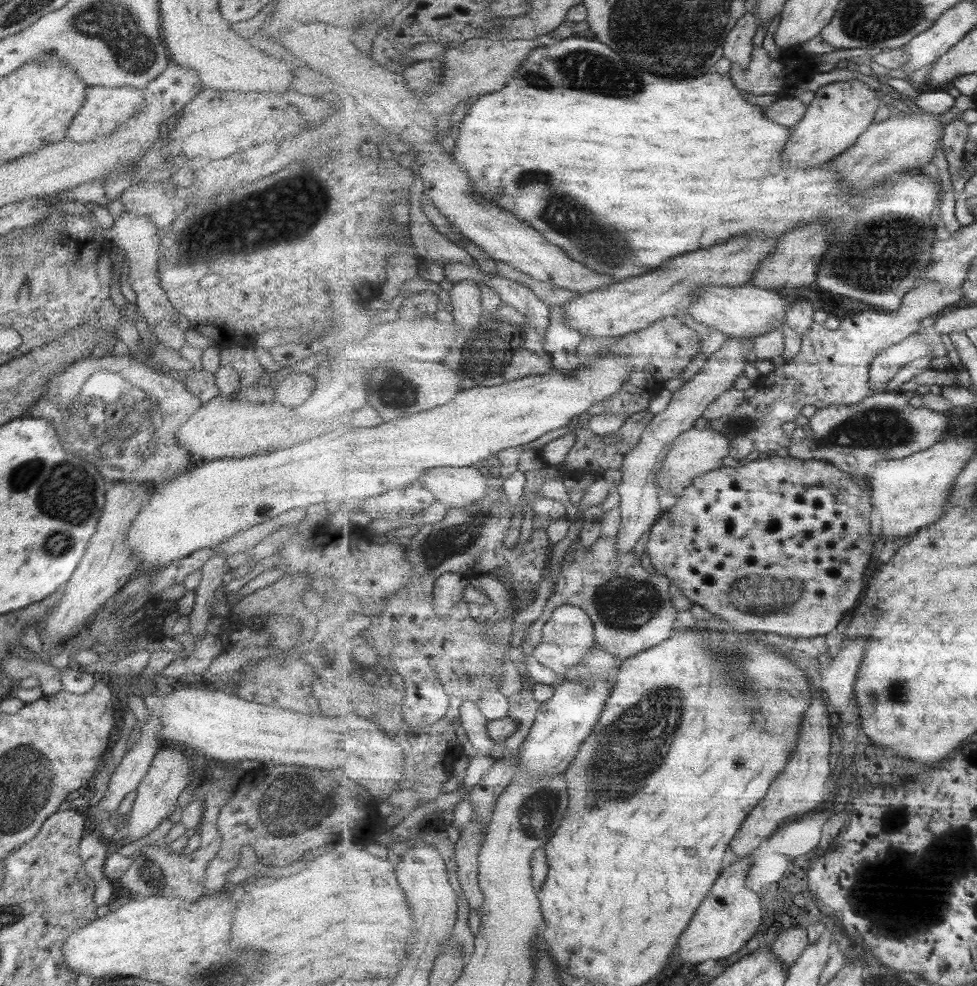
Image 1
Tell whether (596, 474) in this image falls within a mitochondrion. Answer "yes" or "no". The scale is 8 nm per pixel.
no

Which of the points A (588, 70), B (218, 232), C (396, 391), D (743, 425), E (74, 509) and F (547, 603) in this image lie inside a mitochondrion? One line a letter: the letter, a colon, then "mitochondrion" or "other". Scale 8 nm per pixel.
A: mitochondrion
B: mitochondrion
C: mitochondrion
D: mitochondrion
E: mitochondrion
F: other

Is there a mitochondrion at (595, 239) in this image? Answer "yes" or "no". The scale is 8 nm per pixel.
yes

